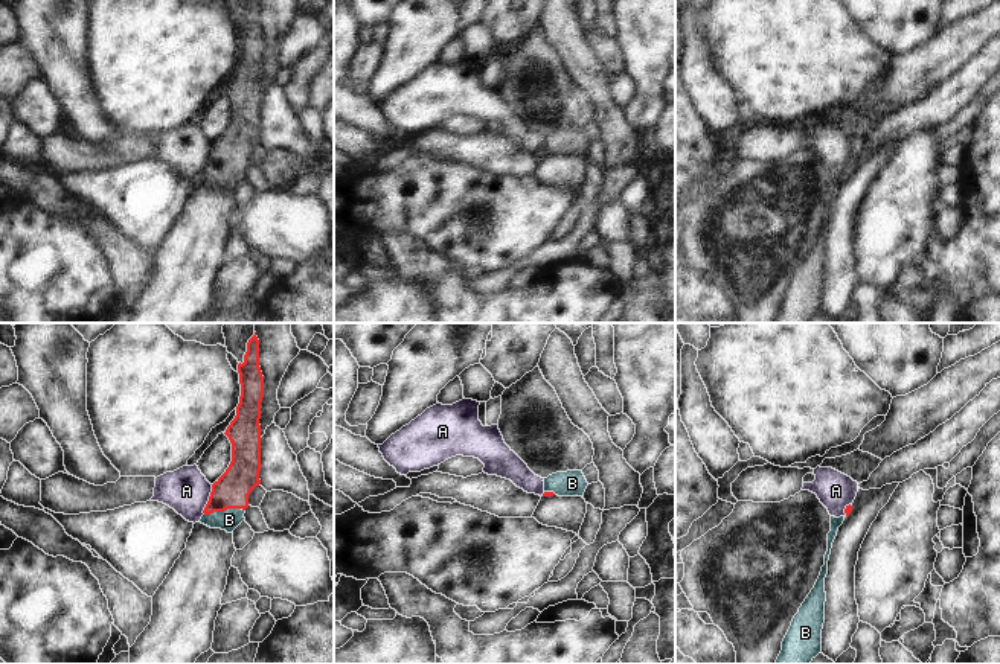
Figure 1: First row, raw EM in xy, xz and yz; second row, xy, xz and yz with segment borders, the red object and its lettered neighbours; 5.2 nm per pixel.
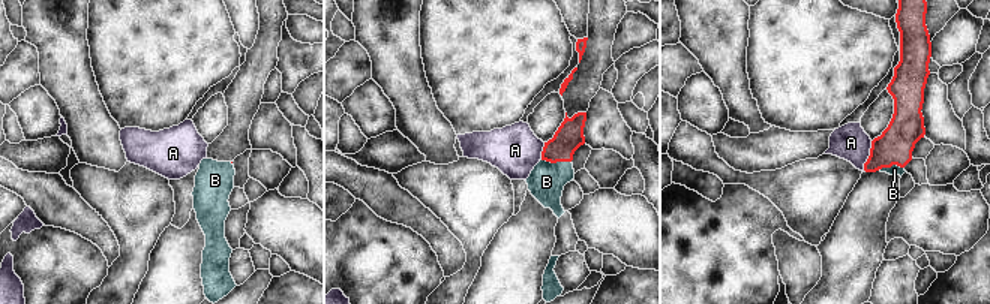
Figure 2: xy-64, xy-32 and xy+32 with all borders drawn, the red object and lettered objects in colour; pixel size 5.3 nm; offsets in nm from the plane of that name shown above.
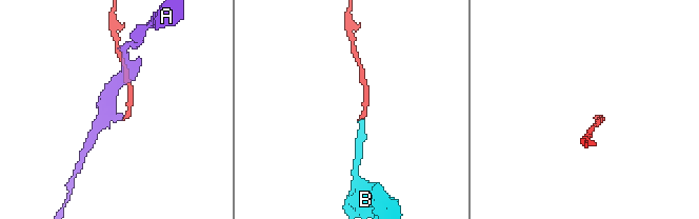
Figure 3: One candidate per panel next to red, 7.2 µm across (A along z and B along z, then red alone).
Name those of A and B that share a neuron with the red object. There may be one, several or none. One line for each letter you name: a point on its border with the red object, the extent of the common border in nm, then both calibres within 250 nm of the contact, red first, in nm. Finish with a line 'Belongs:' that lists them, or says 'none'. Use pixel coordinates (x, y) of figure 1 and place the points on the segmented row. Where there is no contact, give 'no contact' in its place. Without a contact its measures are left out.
B: meets red in xy at (224, 509); contact 220 nm long; 190 nm thick on the red side, 110 nm on the other
Belongs: B

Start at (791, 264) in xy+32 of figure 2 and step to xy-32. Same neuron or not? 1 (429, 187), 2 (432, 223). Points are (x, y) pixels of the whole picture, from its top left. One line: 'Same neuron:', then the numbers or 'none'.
Same neuron: 2

